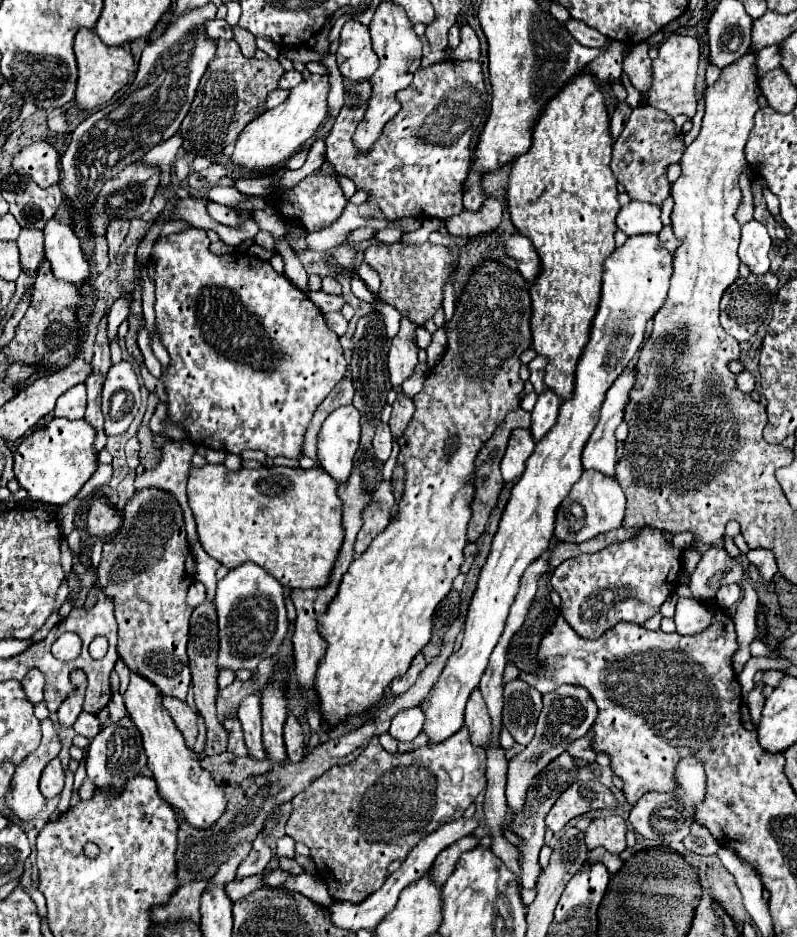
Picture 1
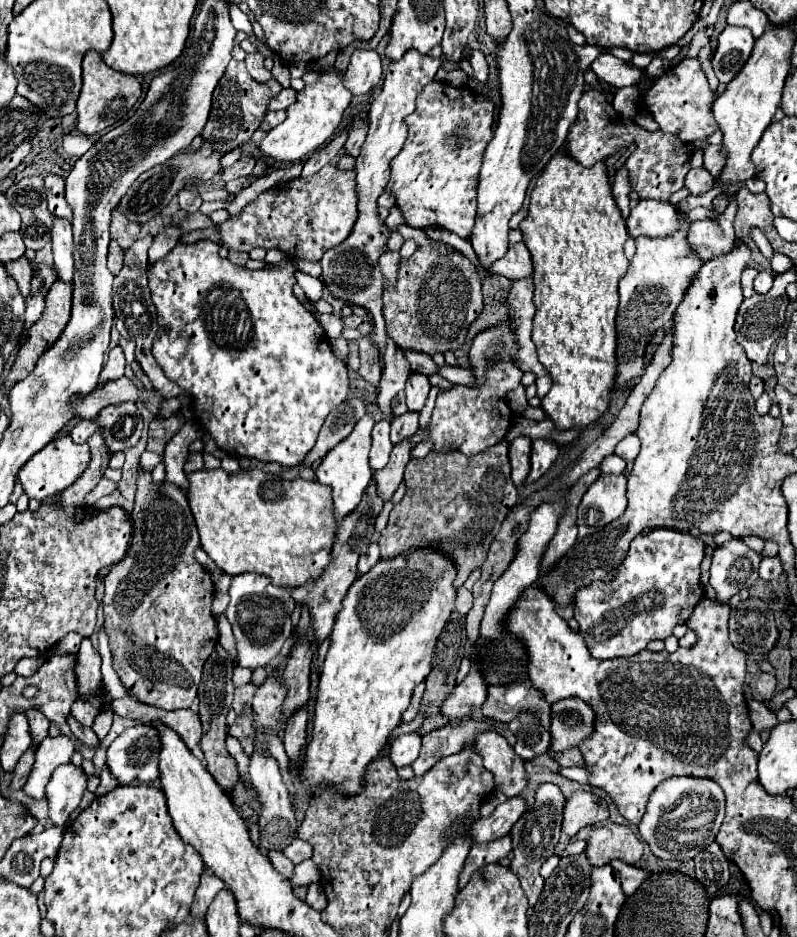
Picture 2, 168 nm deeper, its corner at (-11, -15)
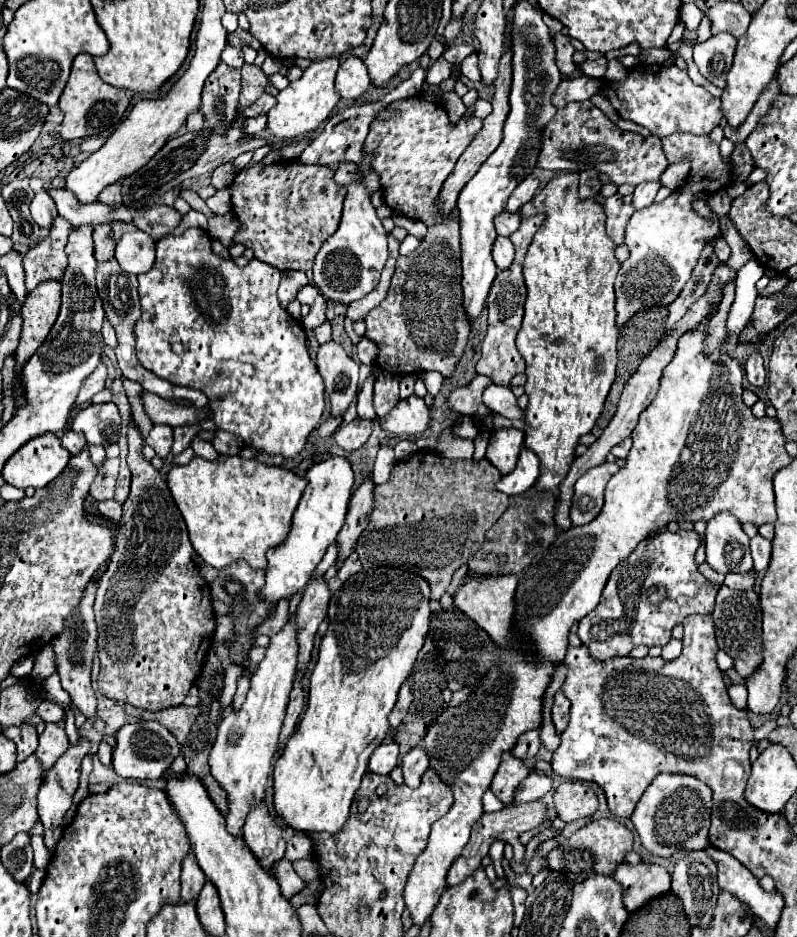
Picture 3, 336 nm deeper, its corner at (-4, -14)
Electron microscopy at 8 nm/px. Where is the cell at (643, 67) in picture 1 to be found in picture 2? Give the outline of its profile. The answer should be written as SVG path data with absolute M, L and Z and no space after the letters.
M599 55L593 63L591 69L597 73L599 79L607 81L609 85L613 85L615 89L619 87L627 87L627 85L635 85L637 79L641 77L641 69L635 65L629 65L613 55Z

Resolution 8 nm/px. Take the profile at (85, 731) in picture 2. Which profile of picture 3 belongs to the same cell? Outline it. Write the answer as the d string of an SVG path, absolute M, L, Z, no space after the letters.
M42 702L38 706L38 716L44 720L44 722L62 722L64 718L64 710L54 704L54 702Z

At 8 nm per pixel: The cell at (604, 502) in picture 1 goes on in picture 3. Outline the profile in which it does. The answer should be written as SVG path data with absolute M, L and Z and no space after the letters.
M604 462L596 468L590 468L584 476L578 478L574 486L574 498L572 498L572 508L570 508L570 518L572 526L582 526L592 522L602 506L604 506L604 490L608 480L618 472L616 462Z

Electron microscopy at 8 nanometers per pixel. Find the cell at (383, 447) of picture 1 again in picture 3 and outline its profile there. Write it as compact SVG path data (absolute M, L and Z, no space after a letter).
M355 419L351 423L343 425L340 430L336 430L334 440L346 452L360 452L368 442L370 432L372 432L370 421Z

